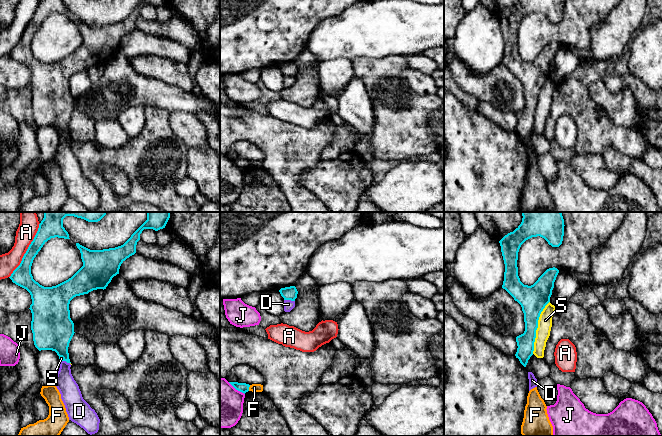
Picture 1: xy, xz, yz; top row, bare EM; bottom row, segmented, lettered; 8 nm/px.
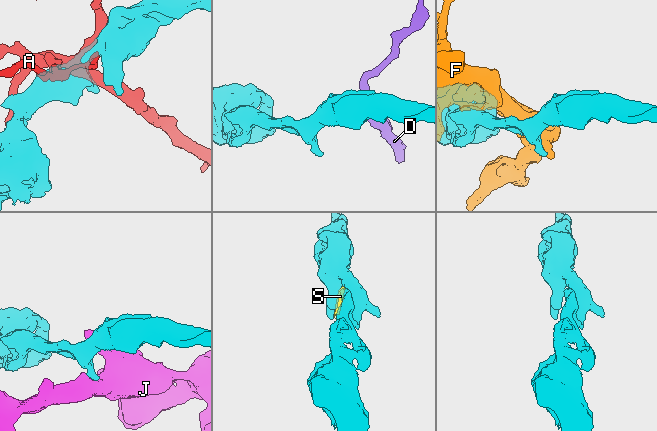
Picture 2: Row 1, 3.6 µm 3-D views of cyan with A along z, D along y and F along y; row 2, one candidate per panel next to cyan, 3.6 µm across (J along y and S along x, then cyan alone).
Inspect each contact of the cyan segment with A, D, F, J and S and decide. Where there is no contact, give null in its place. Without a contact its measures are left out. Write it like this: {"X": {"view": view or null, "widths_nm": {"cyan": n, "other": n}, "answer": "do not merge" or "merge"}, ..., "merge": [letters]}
{"A": {"view": "xy", "widths_nm": {"cyan": 160, "other": 160}, "answer": "do not merge"}, "D": {"view": "xz", "widths_nm": {"cyan": 110, "other": 80}, "answer": "do not merge"}, "F": {"view": "xz", "widths_nm": {"cyan": 80, "other": 60}, "answer": "do not merge"}, "J": {"view": "xz", "widths_nm": {"cyan": 80, "other": 360}, "answer": "do not merge"}, "S": {"view": "yz", "widths_nm": {"cyan": 220, "other": 110}, "answer": "do not merge"}, "merge": []}

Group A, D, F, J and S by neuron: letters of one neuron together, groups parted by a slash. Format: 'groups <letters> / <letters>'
groups A / D S / F / J

